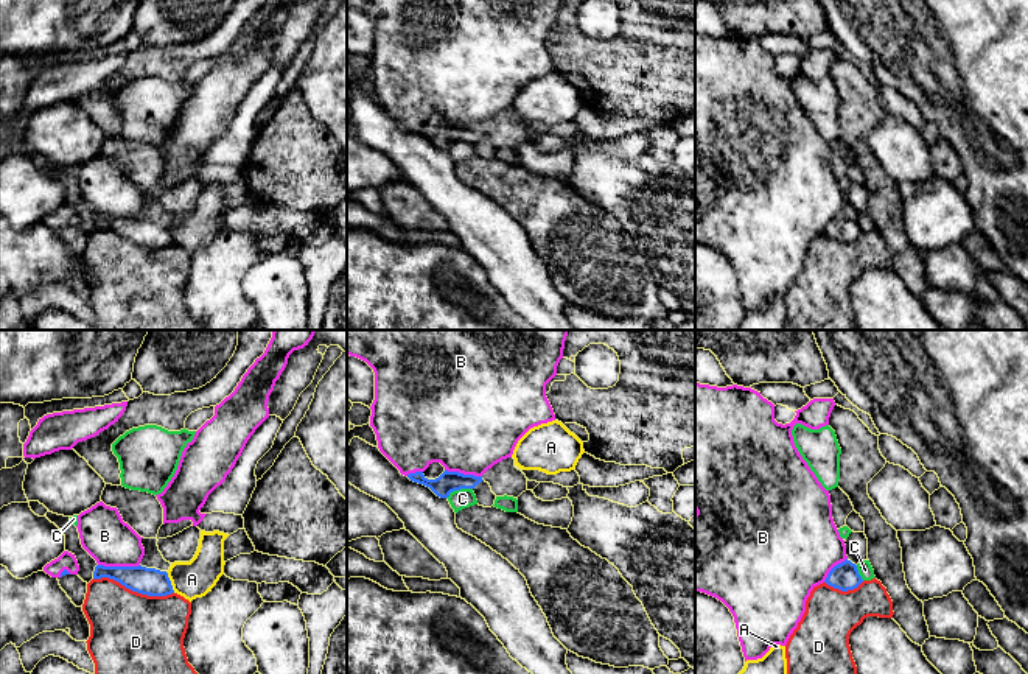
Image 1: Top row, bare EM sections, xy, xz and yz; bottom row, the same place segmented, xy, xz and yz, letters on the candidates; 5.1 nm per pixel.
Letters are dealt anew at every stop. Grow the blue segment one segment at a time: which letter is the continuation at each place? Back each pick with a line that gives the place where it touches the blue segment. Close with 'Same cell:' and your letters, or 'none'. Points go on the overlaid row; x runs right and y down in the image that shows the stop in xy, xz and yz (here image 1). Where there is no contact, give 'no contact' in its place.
B: contact xy (118, 567)
Same cell: B

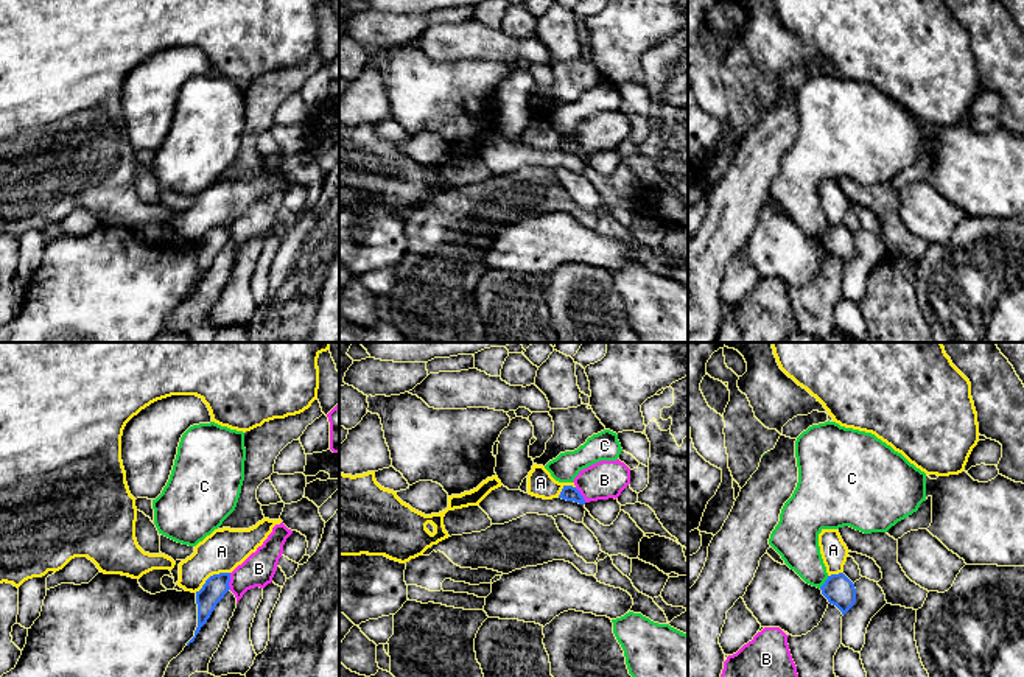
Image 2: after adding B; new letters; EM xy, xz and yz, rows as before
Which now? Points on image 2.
Same cell: none

